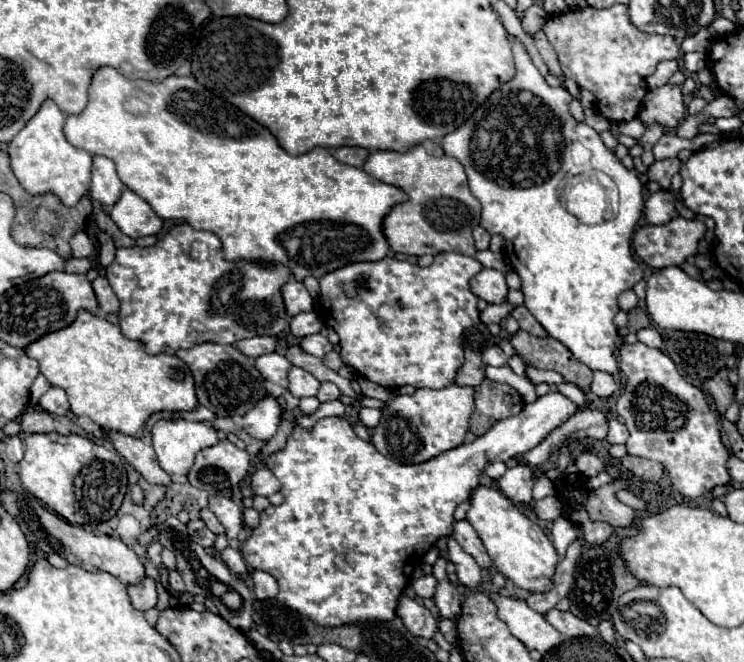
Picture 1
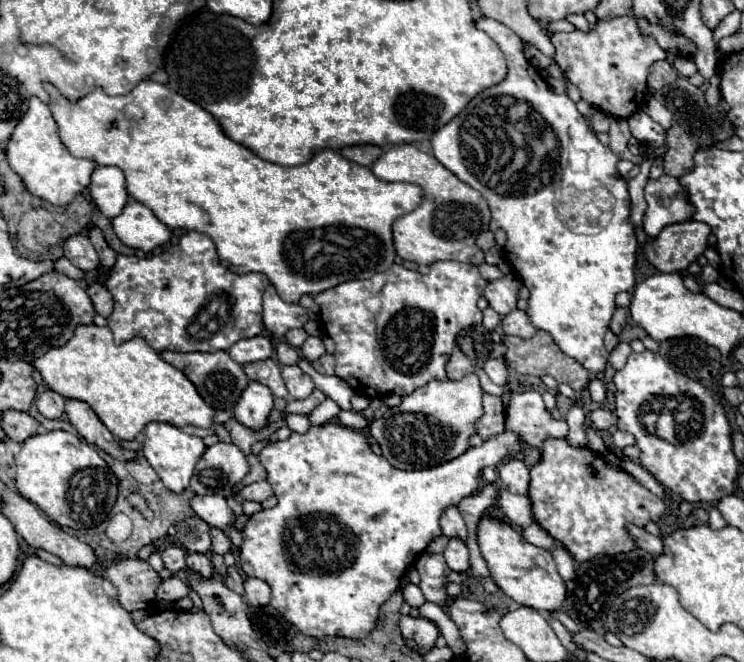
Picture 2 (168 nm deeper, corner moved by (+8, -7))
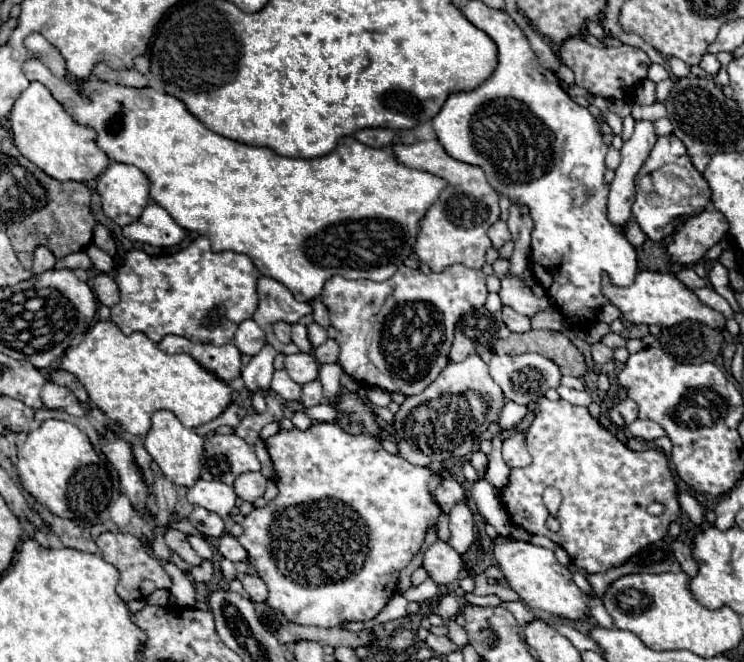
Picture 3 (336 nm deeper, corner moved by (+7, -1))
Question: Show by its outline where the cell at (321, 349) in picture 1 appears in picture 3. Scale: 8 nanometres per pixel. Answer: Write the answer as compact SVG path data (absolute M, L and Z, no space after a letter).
M311 323L311 325L307 327L307 333L309 333L309 341L311 341L313 347L319 347L319 345L325 343L325 339L327 339L327 331L325 331L321 325L317 325L317 323Z

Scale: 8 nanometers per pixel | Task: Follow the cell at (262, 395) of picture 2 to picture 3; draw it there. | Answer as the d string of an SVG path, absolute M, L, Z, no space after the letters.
M265 345L255 357L251 357L251 363L243 367L241 377L243 377L243 381L245 381L245 389L247 389L251 395L269 391L275 355L277 355L275 349L273 349L271 345Z

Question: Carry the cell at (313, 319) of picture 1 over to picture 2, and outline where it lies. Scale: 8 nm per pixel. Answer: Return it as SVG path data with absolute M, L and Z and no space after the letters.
M290 329L290 331L286 333L286 341L288 341L292 347L296 347L296 349L300 349L306 339L308 339L308 333L306 333L304 329Z

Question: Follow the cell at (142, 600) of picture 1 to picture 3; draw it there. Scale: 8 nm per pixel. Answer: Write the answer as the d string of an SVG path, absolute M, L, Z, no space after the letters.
M103 533L97 537L97 547L101 551L101 557L115 565L121 573L119 585L117 585L117 595L123 601L133 601L133 599L147 599L155 589L159 587L171 587L171 577L159 563L159 559L149 557L143 549L143 541L133 537L133 535L121 535L121 533Z

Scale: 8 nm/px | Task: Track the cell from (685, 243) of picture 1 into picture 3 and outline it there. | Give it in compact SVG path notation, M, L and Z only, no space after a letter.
M705 209L703 213L689 217L677 227L673 241L667 245L671 261L695 265L725 235L727 227L727 219L715 209Z

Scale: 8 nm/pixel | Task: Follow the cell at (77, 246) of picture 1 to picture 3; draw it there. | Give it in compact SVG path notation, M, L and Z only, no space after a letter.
M89 245L89 247L85 247L85 253L89 255L89 259L91 259L91 263L93 263L93 267L95 269L99 269L101 273L109 273L111 269L113 269L113 259L105 253L105 251L101 251L97 245Z

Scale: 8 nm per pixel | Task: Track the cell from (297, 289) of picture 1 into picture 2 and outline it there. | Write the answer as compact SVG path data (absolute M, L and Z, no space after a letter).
M270 285L264 293L264 327L276 337L284 337L286 331L298 329L308 321L308 313L298 303L284 303L278 291Z

